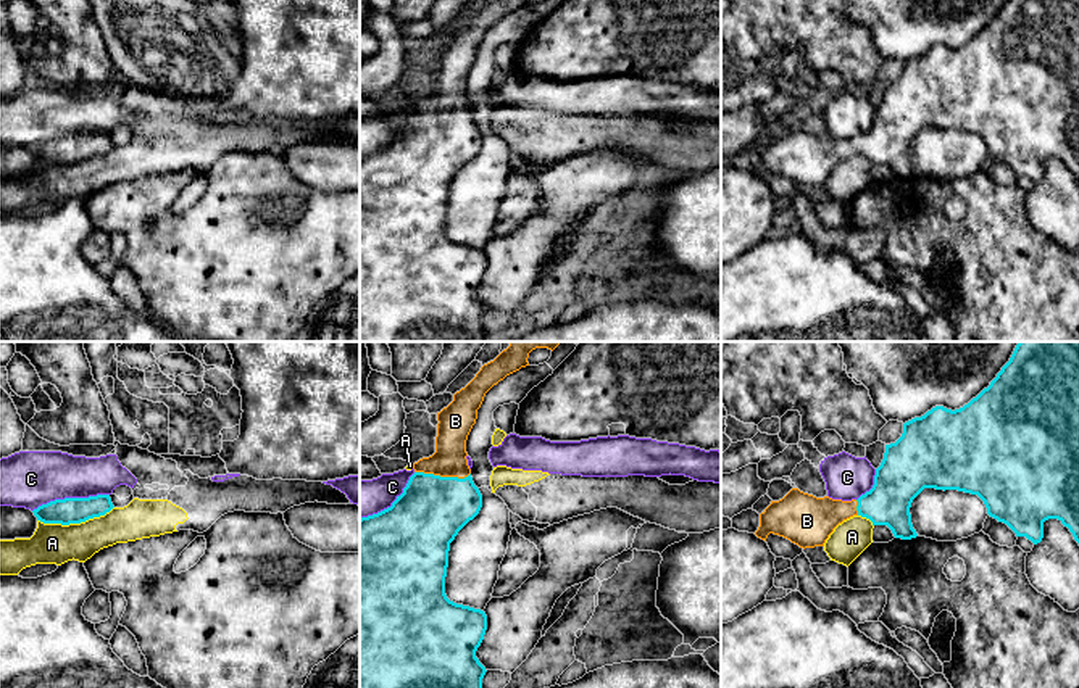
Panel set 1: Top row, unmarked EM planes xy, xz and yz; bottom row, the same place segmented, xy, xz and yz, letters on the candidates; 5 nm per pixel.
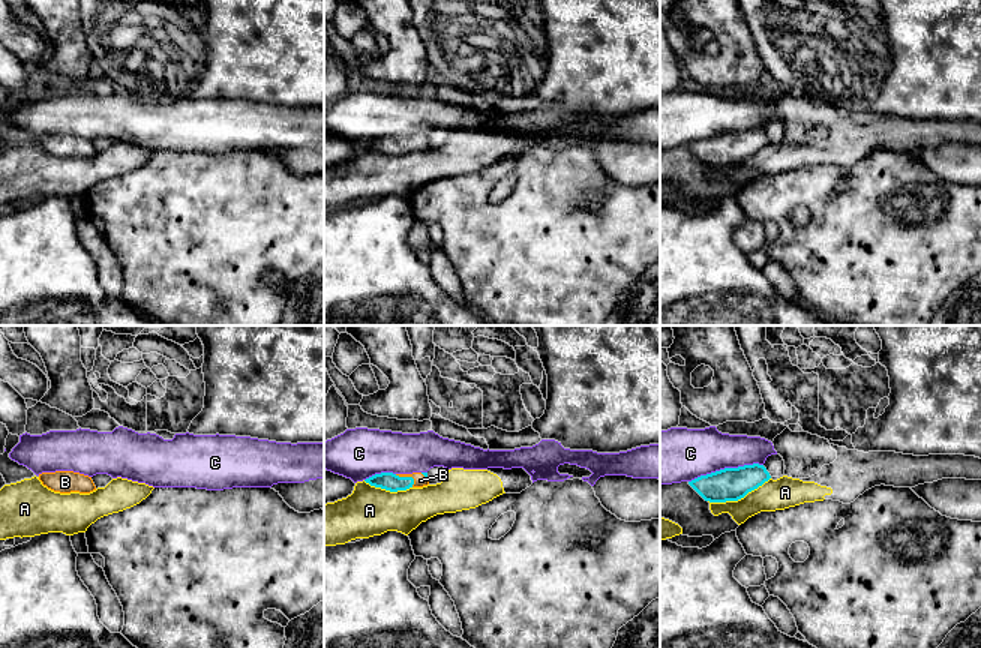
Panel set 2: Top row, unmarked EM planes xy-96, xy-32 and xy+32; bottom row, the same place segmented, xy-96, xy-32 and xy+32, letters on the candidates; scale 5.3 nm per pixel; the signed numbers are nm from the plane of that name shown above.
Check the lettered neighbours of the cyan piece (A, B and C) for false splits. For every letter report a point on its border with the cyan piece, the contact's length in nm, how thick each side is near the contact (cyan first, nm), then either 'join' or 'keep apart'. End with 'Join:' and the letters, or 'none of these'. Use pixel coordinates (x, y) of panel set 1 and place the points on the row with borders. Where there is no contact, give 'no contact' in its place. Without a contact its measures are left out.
A: contact xy (74, 522); length 400 nm; calibres 130 and 200 nm; keep apart
B: contact xz (442, 477); length 280 nm; calibres 360 and 160 nm; join
C: contact xy (70, 498); length 400 nm; calibres 130 and 280 nm; keep apart
Join: B

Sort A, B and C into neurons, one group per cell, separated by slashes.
A / B / C

